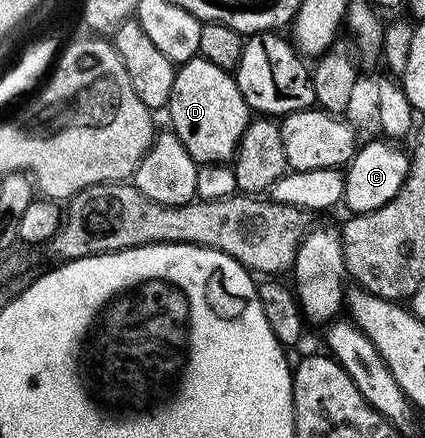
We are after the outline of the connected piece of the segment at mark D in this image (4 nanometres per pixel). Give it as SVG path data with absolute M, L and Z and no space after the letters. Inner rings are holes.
M194 57L182 63L175 71L173 92L167 101L165 114L171 117L170 129L185 144L185 152L193 156L196 164L223 164L234 159L239 141L248 124L251 123L253 112L245 104L245 96L241 96L241 88L237 88L234 77L228 71L217 68L217 64L209 64L209 60Z

